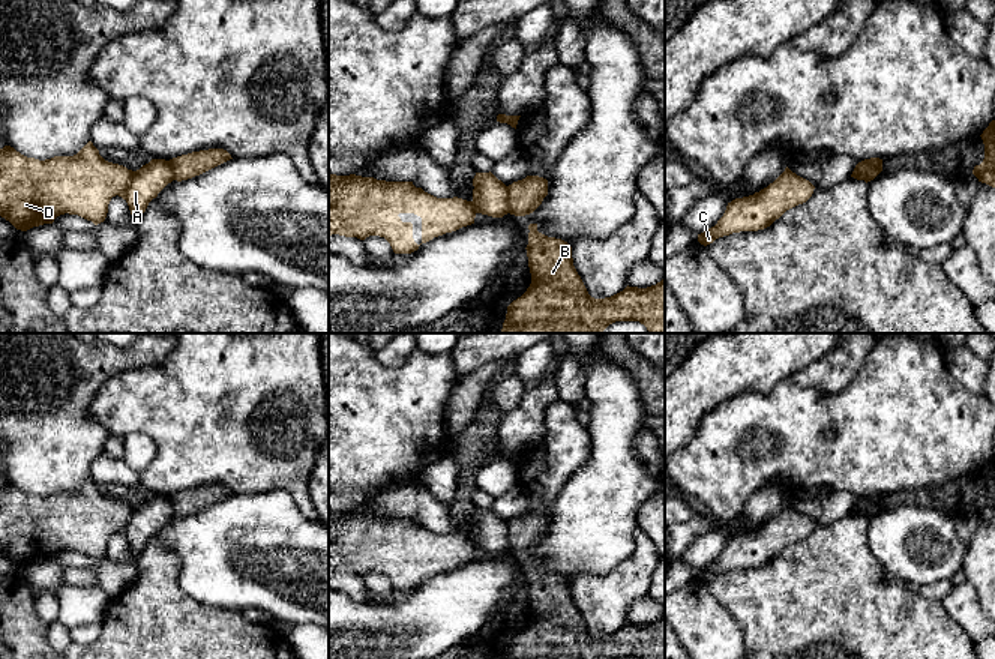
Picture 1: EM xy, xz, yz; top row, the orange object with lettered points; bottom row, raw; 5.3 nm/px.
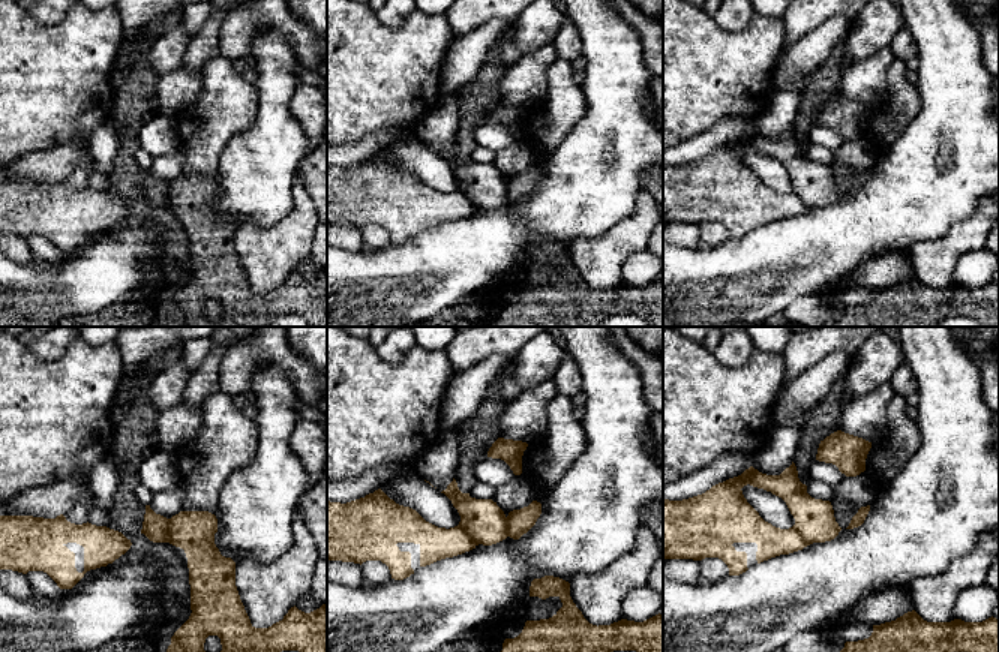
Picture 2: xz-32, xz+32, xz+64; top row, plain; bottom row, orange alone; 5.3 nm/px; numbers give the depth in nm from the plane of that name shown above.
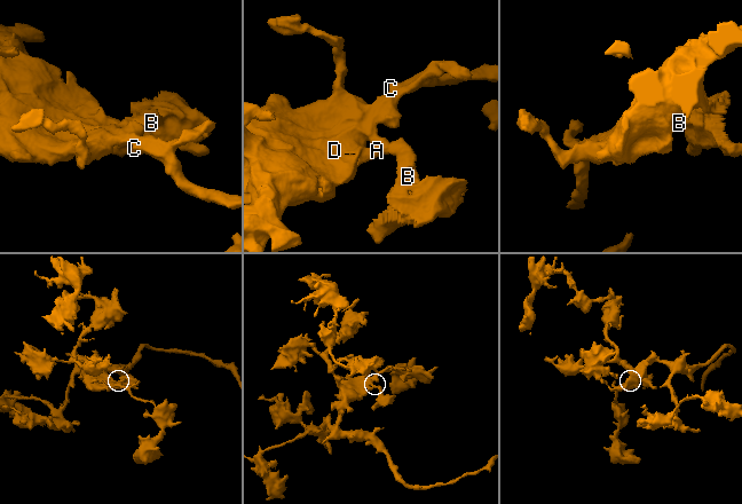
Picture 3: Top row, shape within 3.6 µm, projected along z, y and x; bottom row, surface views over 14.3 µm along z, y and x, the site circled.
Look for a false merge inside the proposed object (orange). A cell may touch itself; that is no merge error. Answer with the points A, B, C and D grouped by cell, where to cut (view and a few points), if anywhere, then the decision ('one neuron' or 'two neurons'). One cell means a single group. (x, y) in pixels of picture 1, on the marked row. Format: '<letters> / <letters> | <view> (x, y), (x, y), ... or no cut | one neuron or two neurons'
A C D / B | xz (506, 186), (509, 212) | two neurons

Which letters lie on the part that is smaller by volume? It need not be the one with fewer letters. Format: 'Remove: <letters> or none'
Remove: B

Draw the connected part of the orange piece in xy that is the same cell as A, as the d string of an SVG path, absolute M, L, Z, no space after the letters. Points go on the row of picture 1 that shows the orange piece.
M92 141L74 156L54 156L45 161L27 158L5 146L0 149L0 216L21 231L53 224L65 213L78 215L98 225L105 221L111 198L119 195L128 203L134 219L138 219L149 203L173 180L173 170L165 159L152 159L132 171L105 161Z

